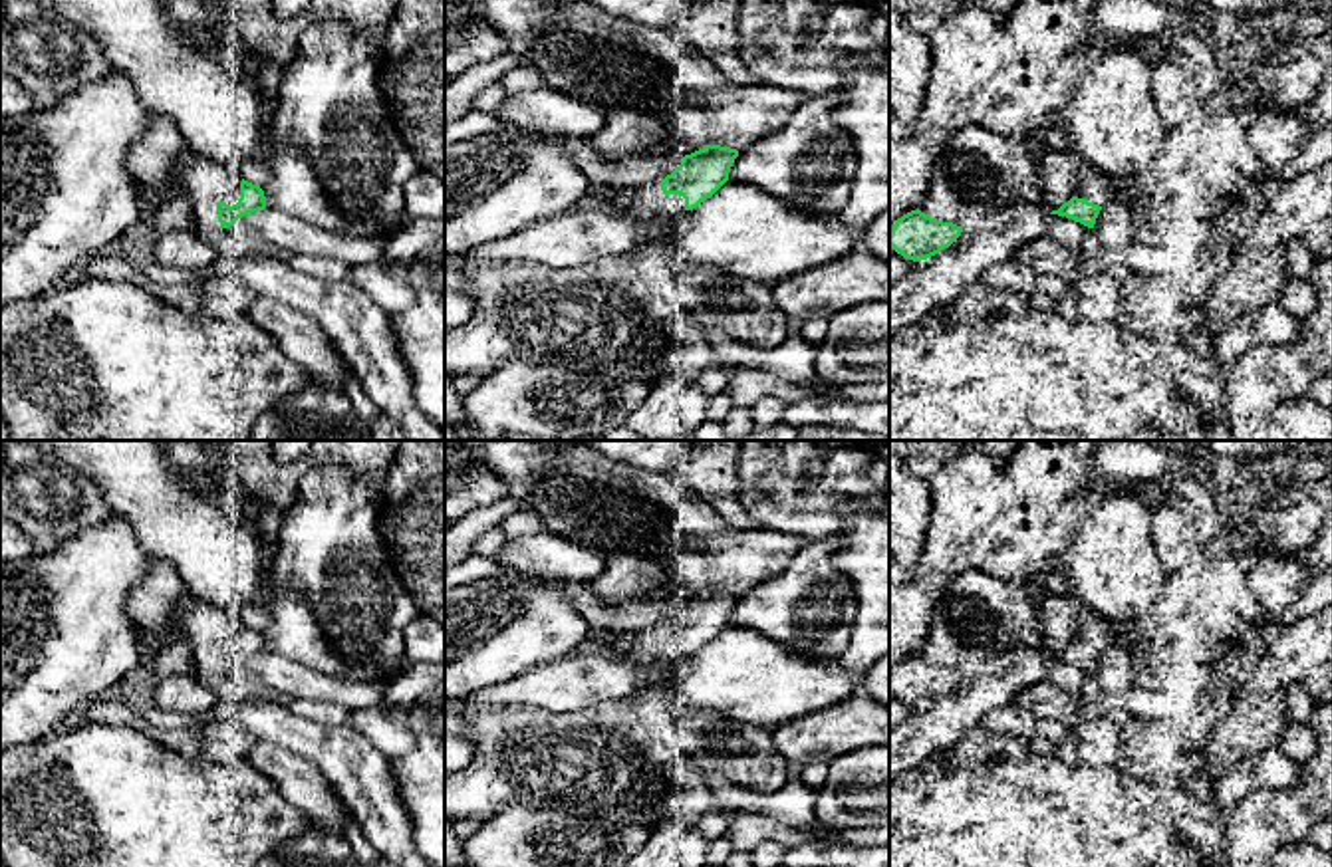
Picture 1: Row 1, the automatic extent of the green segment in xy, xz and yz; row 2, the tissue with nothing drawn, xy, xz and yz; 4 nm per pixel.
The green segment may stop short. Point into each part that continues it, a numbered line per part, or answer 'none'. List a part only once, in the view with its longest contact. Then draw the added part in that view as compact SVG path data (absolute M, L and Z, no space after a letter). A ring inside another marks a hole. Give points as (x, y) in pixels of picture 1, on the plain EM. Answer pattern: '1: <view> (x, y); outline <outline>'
1: xy (203, 625); outline M185 599L173 625L173 635L185 637L197 659L199 677L206 684L220 679L216 649L236 649L242 621L222 615L206 601Z

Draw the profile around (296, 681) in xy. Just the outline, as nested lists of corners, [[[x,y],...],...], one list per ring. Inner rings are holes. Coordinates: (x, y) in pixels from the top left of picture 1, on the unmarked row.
[[[264,653],[234,667],[244,677],[256,677],[268,686],[284,692],[288,700],[333,702],[345,710],[385,706],[391,718],[407,728],[409,704],[389,704],[385,686],[377,682],[349,682],[316,673],[296,661]]]

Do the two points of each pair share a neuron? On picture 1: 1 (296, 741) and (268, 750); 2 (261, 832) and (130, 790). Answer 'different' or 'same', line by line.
1: different
2: same

